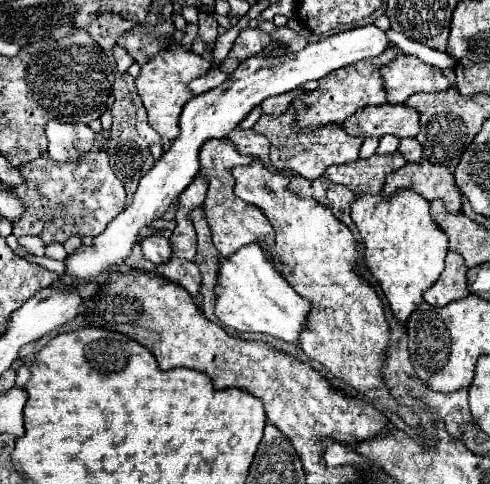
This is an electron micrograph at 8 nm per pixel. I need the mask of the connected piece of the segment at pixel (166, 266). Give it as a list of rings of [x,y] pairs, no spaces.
[[[172,256],[168,262],[158,264],[156,270],[158,270],[158,276],[164,276],[164,278],[180,284],[186,292],[190,292],[190,296],[194,296],[198,306],[200,306],[200,302],[202,302],[202,296],[198,294],[200,272],[198,272],[198,264],[196,262],[188,262],[188,260]]]

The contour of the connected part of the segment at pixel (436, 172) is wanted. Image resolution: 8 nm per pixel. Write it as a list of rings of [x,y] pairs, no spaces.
[[[428,160],[404,164],[400,170],[392,172],[386,178],[382,192],[386,196],[390,196],[400,188],[410,188],[410,190],[426,196],[426,200],[440,198],[440,200],[444,200],[444,204],[450,212],[458,212],[462,206],[462,194],[454,182],[454,176],[442,164],[432,164]]]

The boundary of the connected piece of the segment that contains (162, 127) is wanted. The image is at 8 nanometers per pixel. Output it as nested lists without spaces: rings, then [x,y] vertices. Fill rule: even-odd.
[[[172,44],[168,50],[162,50],[158,56],[154,56],[148,64],[142,66],[140,76],[136,78],[136,90],[148,110],[148,124],[162,136],[162,140],[174,140],[180,134],[180,114],[188,100],[192,100],[196,94],[190,92],[188,84],[192,78],[198,78],[210,70],[210,62],[202,56],[194,54],[192,50],[184,50],[182,46]]]

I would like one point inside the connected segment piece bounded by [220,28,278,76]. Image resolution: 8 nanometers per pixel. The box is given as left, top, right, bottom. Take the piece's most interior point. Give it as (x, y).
(250, 41)

